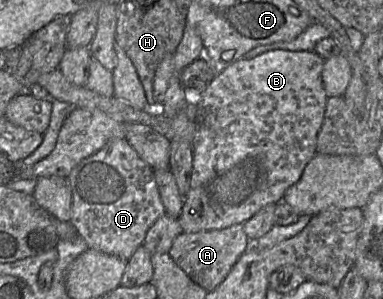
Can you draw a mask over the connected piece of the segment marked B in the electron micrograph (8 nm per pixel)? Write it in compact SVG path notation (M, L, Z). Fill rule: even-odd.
M283 49L267 51L251 59L240 58L223 68L209 82L206 88L197 95L195 98L196 132L192 140L193 169L190 189L184 197L182 213L179 217L183 232L197 233L206 230L224 229L240 223L243 224L267 205L282 201L286 190L300 179L306 165L317 153L317 136L323 121L328 98L322 81L324 61L325 59L315 51L290 51Z

